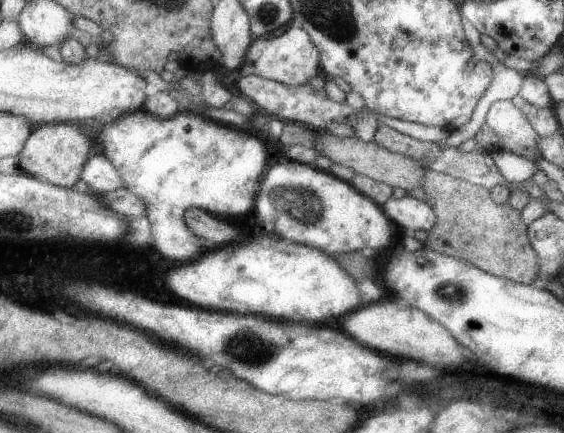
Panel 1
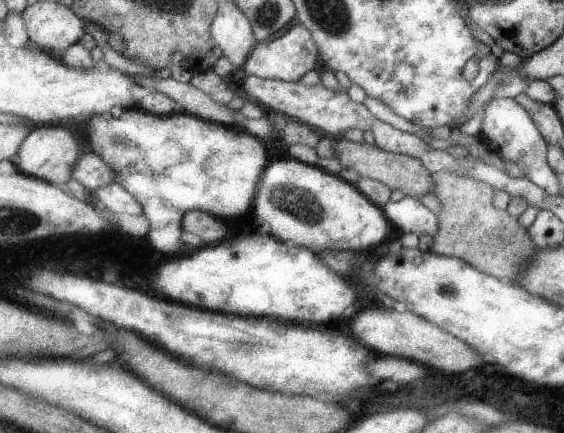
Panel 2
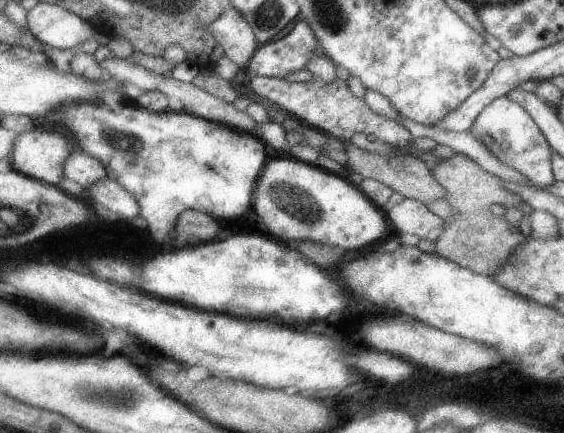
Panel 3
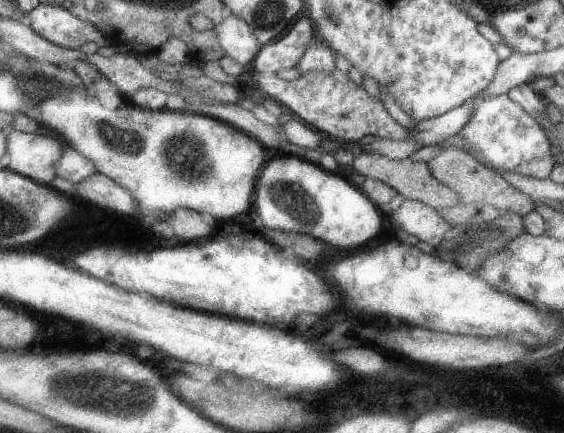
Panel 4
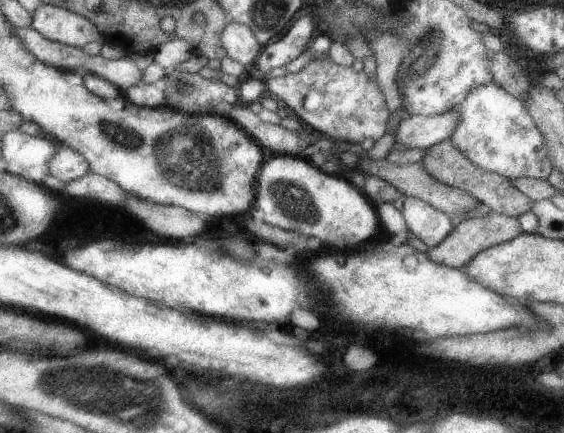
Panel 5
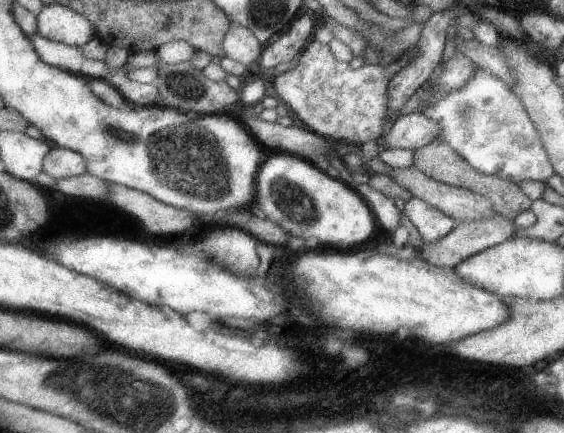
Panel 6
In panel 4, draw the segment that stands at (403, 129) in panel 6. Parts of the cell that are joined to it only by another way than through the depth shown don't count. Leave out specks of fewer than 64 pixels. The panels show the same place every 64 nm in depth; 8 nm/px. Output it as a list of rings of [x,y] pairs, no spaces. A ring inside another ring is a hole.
[[[475,97],[469,99],[463,106],[450,110],[447,114],[417,120],[417,126],[409,130],[409,138],[422,144],[423,147],[442,145],[447,138],[461,132],[463,126],[469,122],[469,113],[473,112]]]

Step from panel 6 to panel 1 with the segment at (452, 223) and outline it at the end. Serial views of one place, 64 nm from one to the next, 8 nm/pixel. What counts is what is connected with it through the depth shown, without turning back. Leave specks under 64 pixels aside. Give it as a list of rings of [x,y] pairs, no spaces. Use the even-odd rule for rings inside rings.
[[[407,194],[401,199],[391,198],[382,207],[401,233],[411,233],[414,230],[430,233],[437,226],[438,216],[434,207],[411,195]]]

